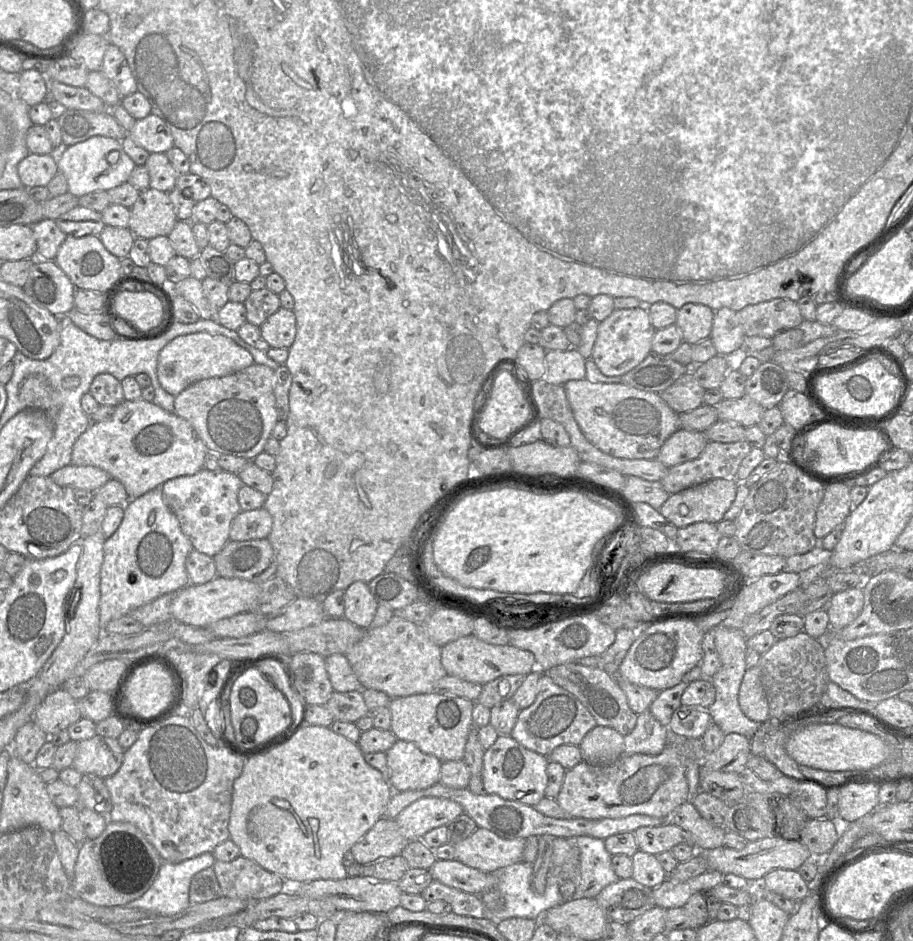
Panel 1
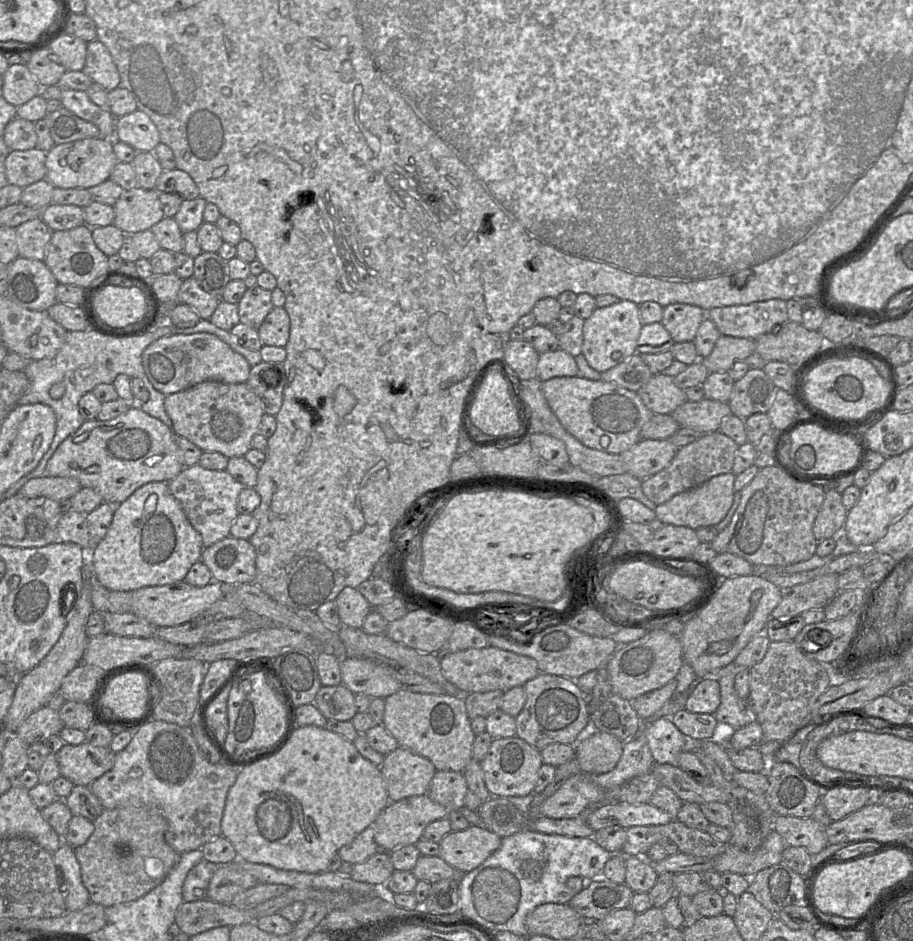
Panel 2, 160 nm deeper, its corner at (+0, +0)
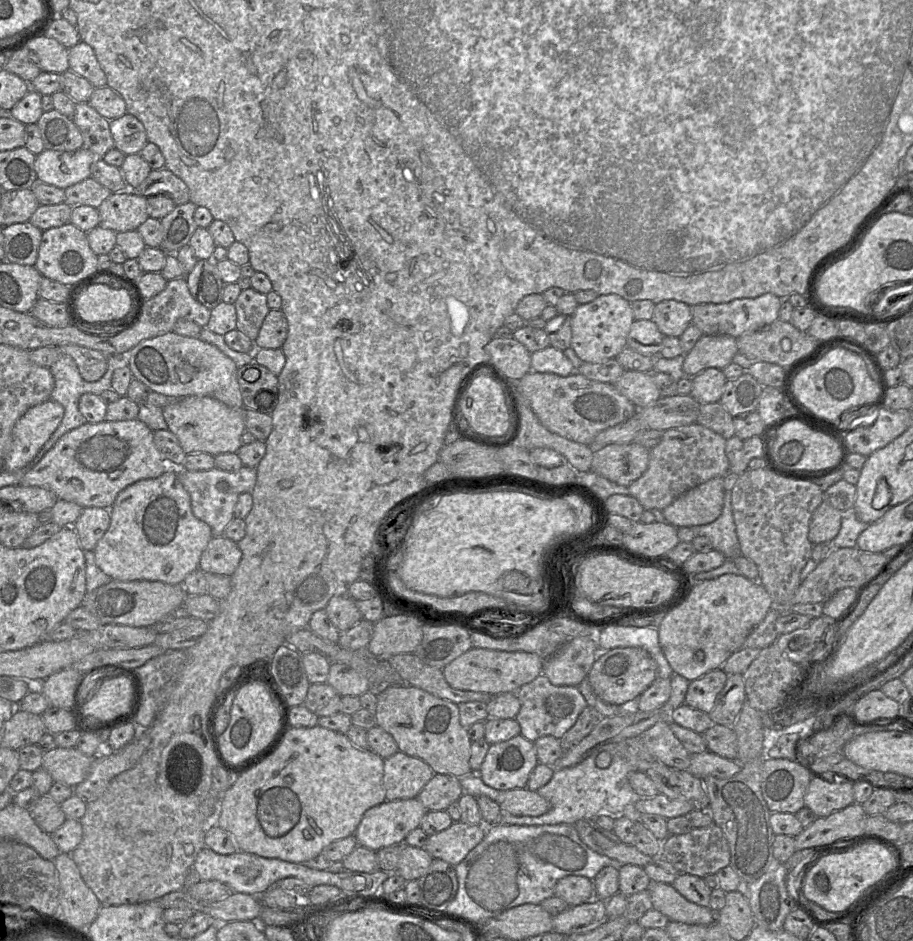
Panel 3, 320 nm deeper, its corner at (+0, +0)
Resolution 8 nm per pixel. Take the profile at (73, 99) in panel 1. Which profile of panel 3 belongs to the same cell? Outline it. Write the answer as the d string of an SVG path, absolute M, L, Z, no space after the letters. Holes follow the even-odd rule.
M76 103L72 120L82 134L82 147L100 157L114 147L110 120L100 115L88 103Z

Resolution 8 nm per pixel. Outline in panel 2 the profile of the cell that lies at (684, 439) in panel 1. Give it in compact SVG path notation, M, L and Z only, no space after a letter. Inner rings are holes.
M640 439L633 447L620 455L627 466L627 473L644 480L667 467L678 449L669 439Z

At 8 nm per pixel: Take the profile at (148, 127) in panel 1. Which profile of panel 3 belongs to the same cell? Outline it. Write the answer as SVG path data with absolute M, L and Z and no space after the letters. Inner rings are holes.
M129 113L110 120L109 124L114 147L124 155L137 154L148 142L145 127Z

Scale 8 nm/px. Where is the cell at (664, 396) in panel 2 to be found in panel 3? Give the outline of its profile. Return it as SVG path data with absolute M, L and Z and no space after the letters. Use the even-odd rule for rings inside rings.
M626 370L613 384L636 408L644 408L661 397L653 372Z

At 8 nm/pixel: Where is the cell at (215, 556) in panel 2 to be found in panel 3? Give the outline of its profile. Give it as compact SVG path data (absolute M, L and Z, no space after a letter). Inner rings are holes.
M214 536L203 551L199 569L204 573L230 577L242 558L238 544L225 536Z

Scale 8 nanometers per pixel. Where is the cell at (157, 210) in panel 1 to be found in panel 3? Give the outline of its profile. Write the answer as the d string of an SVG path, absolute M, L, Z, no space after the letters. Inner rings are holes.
M127 188L126 192L111 193L98 207L100 223L99 226L110 229L114 232L136 230L149 217L147 197L138 193L132 193Z

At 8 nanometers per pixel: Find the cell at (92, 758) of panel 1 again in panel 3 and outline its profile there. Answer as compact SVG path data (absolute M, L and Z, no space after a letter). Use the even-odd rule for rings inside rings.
M55 747L43 753L41 767L53 778L70 787L83 782L90 773L93 756L87 756L77 747Z

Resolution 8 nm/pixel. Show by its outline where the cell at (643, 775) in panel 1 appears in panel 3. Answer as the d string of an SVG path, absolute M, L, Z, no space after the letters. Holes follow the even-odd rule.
M516 788L504 791L504 800L500 807L503 813L536 817L547 813L551 809L551 804L536 791Z

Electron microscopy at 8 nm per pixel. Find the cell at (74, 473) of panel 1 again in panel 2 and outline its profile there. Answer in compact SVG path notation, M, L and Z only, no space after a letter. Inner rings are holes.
M41 476L30 479L18 494L27 498L46 497L57 502L70 499L82 488L73 477Z

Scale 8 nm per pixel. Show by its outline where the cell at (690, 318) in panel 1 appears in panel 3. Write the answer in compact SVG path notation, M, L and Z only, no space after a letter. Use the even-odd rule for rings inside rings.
M663 300L655 304L652 320L664 336L680 337L692 323L691 307L677 300Z

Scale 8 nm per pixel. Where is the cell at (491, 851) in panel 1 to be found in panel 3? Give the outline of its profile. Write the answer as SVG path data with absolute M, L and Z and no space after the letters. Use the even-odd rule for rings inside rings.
M453 822L447 829L428 836L424 849L433 857L456 866L485 837L484 824Z

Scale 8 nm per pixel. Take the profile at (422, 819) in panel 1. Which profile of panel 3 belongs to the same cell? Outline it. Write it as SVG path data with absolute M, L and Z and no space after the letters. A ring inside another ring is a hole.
M418 798L386 800L364 813L354 836L358 845L375 852L402 844L407 835L420 826L426 813Z

